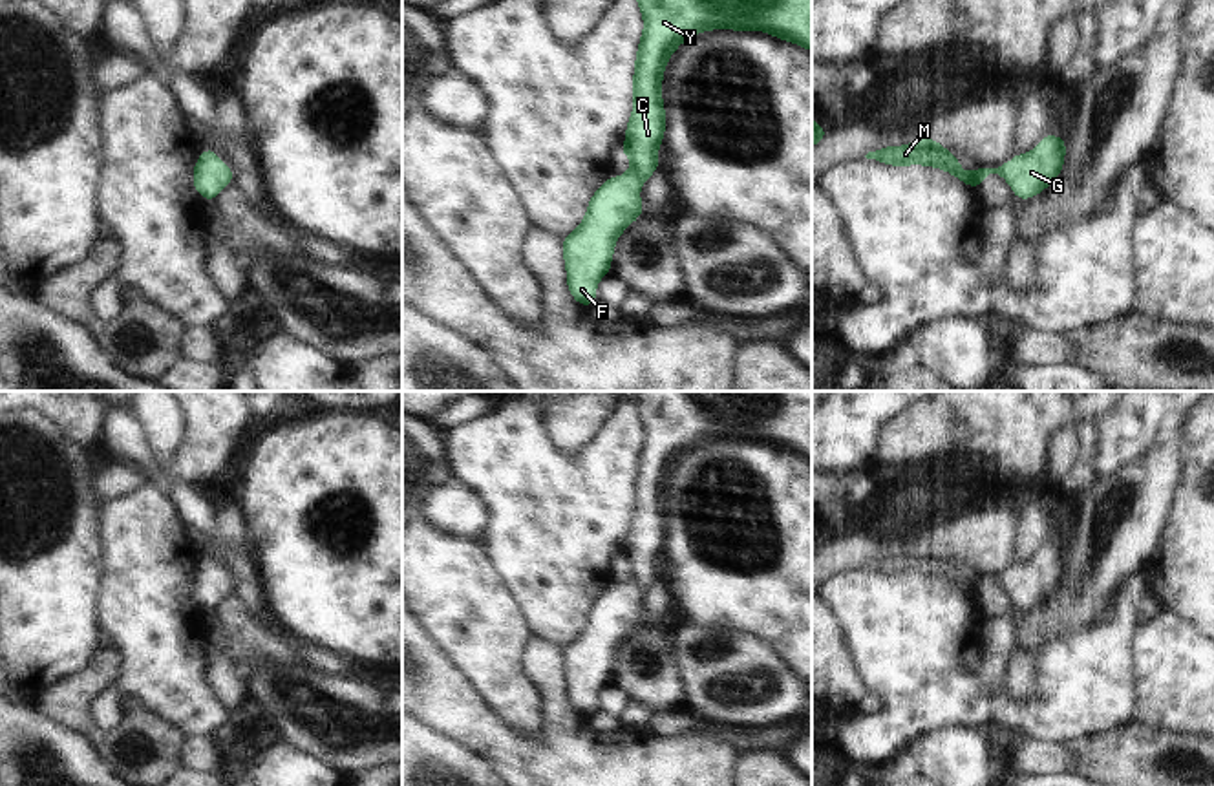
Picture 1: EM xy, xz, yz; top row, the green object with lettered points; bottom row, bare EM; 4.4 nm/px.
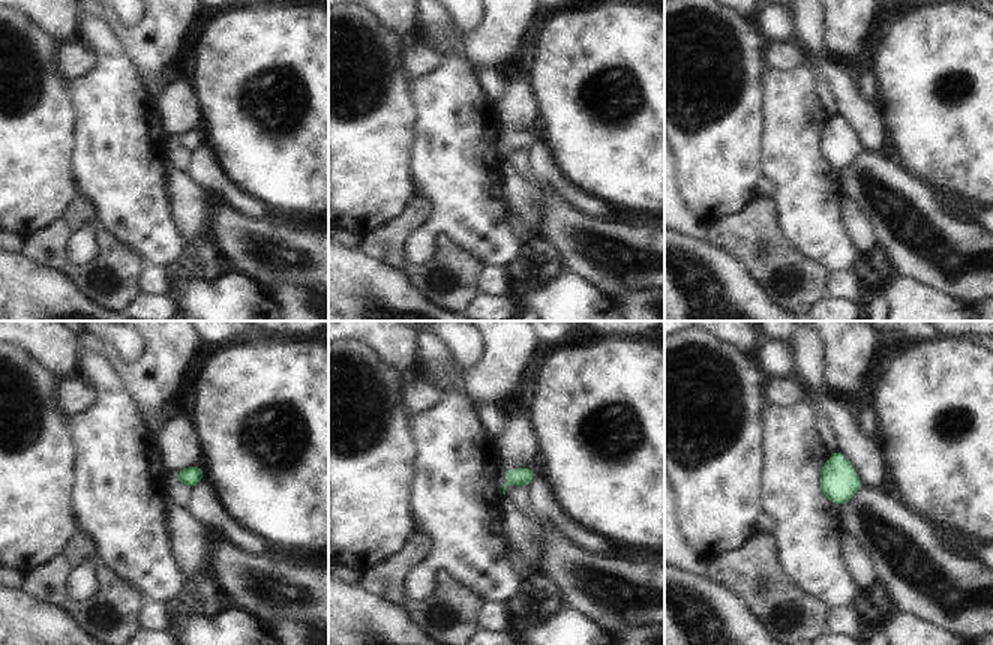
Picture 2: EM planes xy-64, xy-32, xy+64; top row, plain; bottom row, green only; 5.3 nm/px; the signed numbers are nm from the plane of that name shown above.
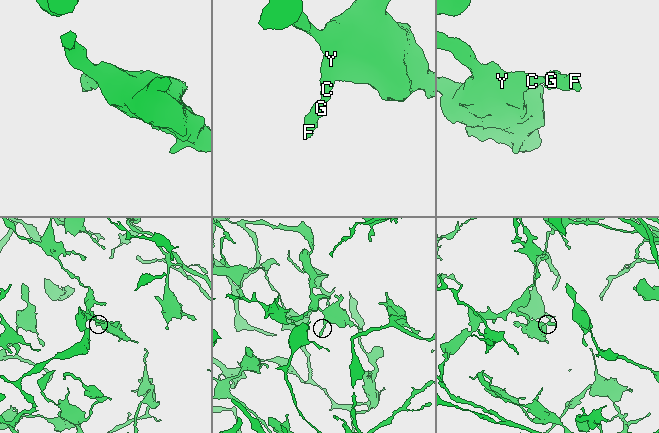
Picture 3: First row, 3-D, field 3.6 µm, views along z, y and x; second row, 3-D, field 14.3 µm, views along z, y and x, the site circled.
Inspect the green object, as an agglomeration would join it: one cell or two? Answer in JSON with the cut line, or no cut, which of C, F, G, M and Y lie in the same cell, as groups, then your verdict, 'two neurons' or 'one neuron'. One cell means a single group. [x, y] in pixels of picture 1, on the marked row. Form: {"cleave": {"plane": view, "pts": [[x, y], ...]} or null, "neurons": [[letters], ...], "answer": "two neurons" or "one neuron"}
{"cleave": null, "neurons": [["C", "F", "G", "M", "Y"]], "answer": "one neuron"}

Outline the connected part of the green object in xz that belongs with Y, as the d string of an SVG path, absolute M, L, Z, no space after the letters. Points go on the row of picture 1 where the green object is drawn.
M636 0L644 16L644 33L636 51L633 77L633 113L625 128L622 150L631 159L631 170L609 177L589 201L583 221L563 238L567 285L576 302L589 307L596 302L598 281L611 272L614 243L644 212L638 196L644 181L660 166L656 152L666 132L662 77L669 57L689 37L709 29L766 31L772 37L812 51L812 0Z

